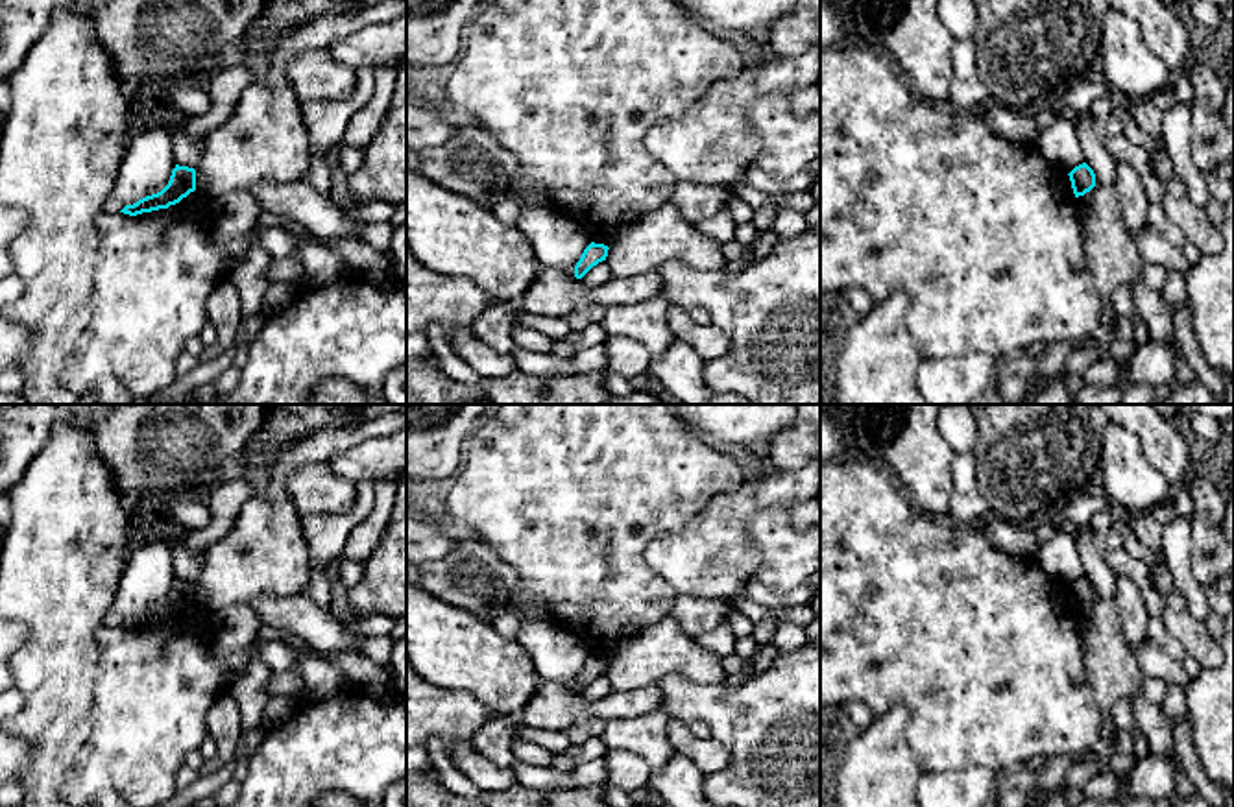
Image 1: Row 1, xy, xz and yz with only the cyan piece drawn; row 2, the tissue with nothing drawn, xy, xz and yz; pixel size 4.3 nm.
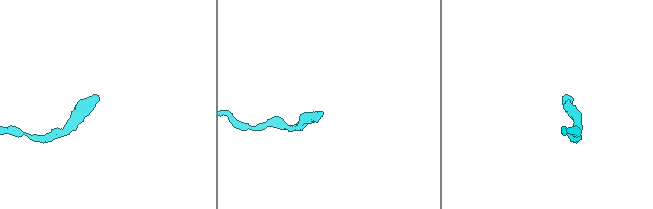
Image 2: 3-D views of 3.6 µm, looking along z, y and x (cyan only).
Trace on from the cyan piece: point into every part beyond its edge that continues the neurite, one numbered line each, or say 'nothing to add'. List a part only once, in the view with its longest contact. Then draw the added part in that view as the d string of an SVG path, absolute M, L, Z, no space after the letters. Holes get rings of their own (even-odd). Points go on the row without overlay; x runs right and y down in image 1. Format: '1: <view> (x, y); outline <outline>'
nothing to add

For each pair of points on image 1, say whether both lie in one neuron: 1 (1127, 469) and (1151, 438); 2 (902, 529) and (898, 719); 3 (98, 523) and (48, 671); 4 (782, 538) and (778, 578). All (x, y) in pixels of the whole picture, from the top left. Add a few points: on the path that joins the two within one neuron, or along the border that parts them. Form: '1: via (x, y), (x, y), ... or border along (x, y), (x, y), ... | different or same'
1: border along (1116, 423), (1138, 440), (1144, 455), (1170, 481) | different
2: border along (876, 713), (898, 706), (907, 710), (909, 748) | different
3: via (72, 560), (61, 571), (61, 634) | same
4: via (782, 547), (780, 569) | same

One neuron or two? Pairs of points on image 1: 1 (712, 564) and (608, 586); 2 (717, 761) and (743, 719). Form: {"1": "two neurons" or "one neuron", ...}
{"1": "two neurons", "2": "two neurons"}

